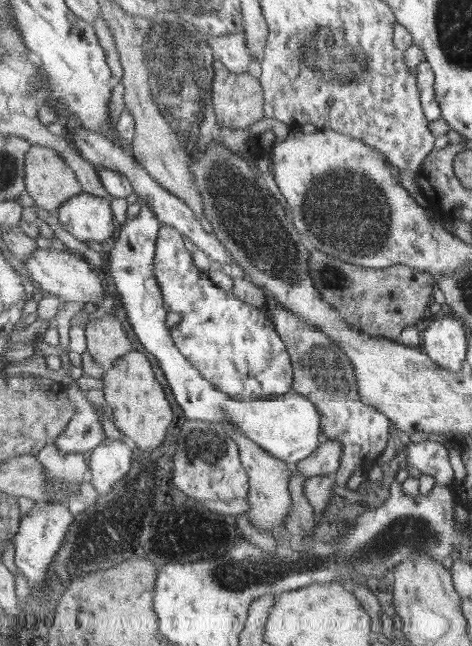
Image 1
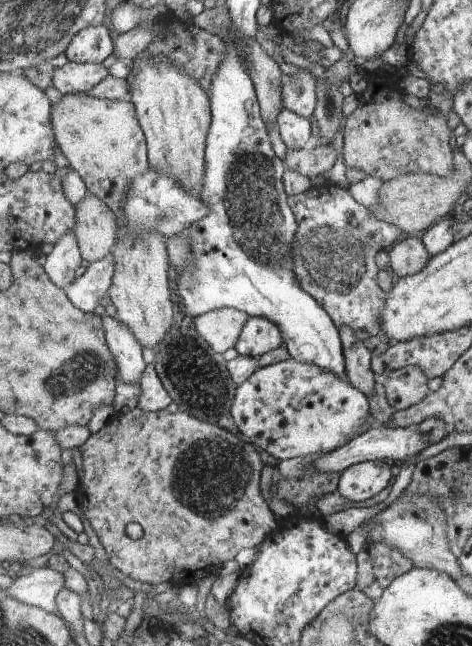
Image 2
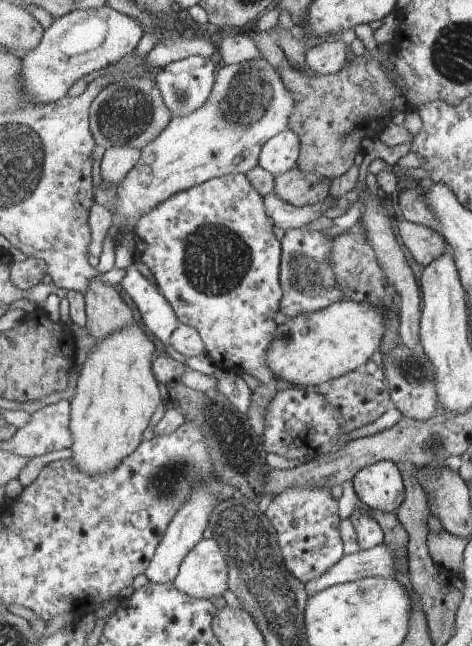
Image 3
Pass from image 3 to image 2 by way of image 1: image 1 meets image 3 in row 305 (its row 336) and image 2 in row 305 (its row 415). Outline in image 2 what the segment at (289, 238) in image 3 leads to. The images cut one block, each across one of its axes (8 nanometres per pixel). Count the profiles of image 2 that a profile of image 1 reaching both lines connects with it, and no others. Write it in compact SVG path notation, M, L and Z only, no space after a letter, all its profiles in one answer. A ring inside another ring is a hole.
M328 184L326 188L313 186L311 190L302 195L291 195L288 204L292 207L298 229L293 238L292 248L296 255L296 274L301 285L311 293L324 306L332 316L336 326L351 326L353 330L366 330L372 337L385 328L385 306L387 306L387 290L383 288L380 280L380 270L377 257L385 246L397 242L397 238L404 231L395 224L383 222L375 214L357 202L349 189Z

